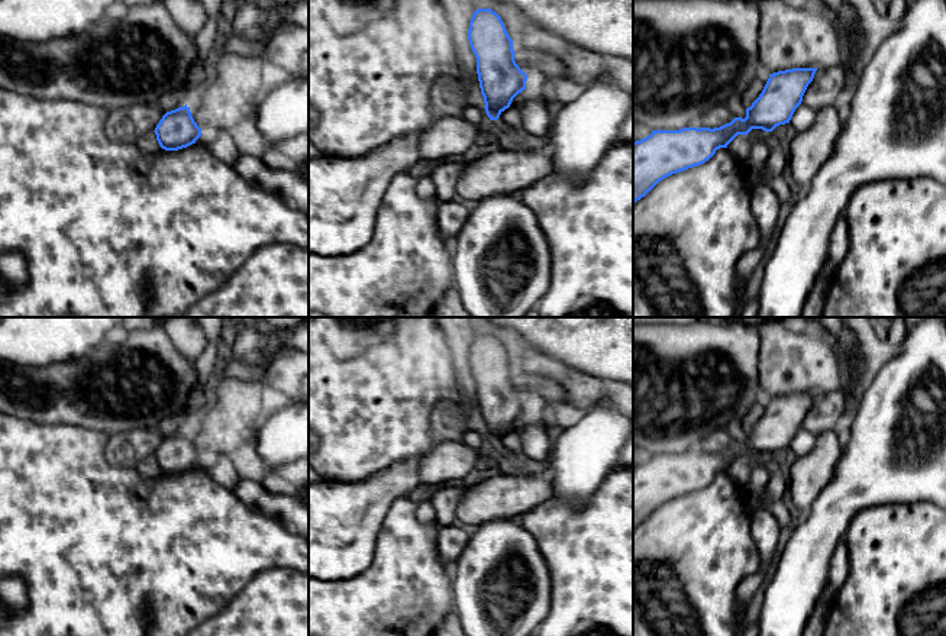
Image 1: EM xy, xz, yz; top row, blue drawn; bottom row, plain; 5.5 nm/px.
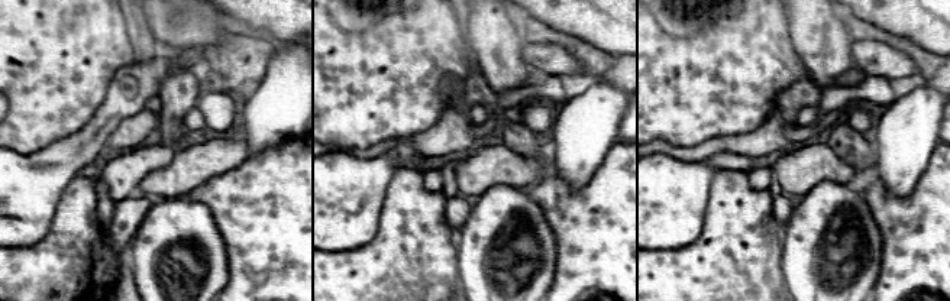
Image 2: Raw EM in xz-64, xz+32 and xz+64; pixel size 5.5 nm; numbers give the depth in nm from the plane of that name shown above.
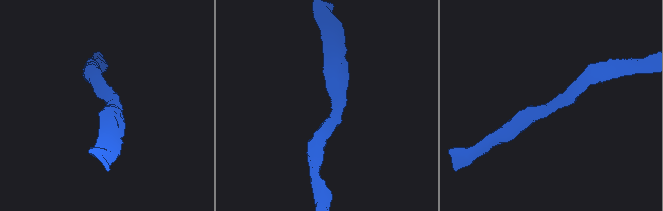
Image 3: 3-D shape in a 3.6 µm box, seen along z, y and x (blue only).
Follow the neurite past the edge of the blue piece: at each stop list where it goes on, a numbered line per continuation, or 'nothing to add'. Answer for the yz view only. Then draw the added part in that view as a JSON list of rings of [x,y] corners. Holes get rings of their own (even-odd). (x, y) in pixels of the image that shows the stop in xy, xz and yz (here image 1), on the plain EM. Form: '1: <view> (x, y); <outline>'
nothing to add

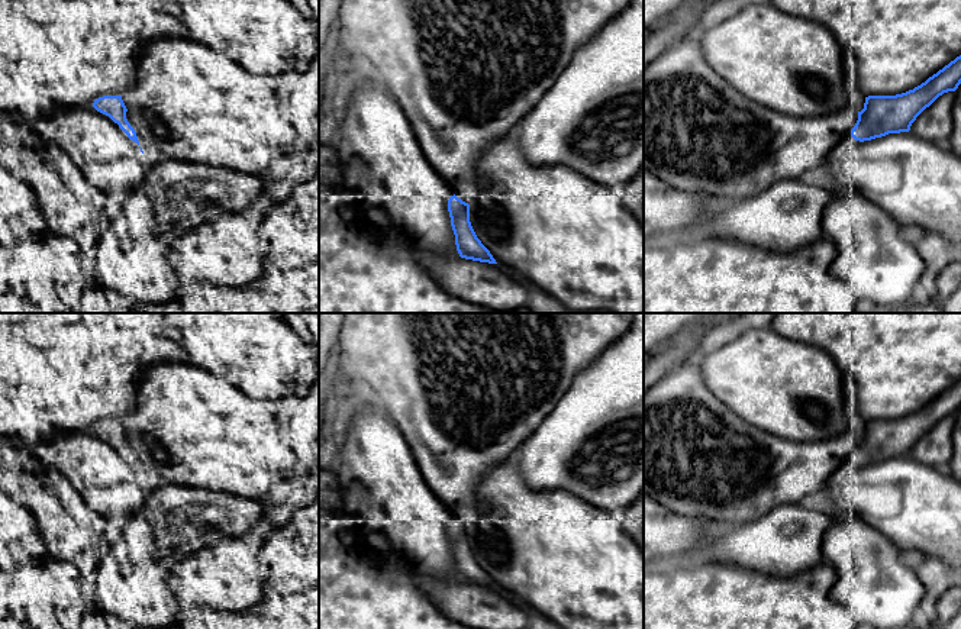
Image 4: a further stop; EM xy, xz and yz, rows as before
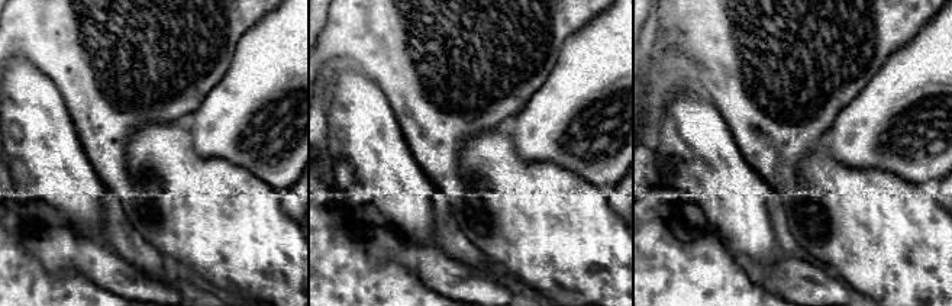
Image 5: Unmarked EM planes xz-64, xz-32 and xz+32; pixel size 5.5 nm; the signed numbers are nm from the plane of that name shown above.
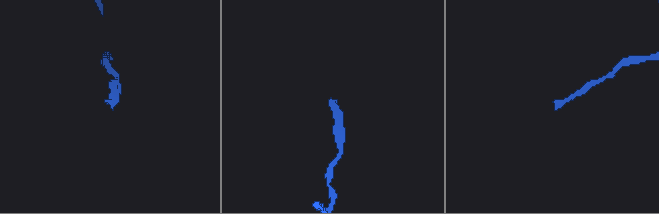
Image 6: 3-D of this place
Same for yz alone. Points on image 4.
1: yz (700, 460); [[[687,362],[675,370],[667,372],[657,384],[654,384],[644,394],[644,494],[661,503],[665,509],[686,516],[686,517],[702,517],[707,522],[713,522],[715,533],[722,525],[742,525],[760,519],[774,507],[784,503],[800,503],[800,500],[809,494],[818,493],[826,488],[828,480],[831,475],[848,459],[851,459],[852,452],[858,445],[858,436],[855,435],[842,435],[838,438],[826,441],[813,441],[813,442],[796,442],[789,441],[780,436],[775,436],[770,432],[765,432],[742,417],[733,413],[726,404],[723,404],[706,386],[704,377],[700,371],[697,362]]]

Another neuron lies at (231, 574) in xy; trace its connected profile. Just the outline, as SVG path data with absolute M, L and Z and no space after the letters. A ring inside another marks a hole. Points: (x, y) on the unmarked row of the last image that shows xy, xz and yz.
M246 538L225 539L178 561L171 572L172 594L193 603L246 609L259 601L267 583L258 551Z

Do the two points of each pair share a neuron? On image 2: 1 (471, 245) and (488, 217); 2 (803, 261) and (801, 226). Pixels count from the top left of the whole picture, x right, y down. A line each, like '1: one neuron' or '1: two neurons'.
1: one neuron
2: one neuron

